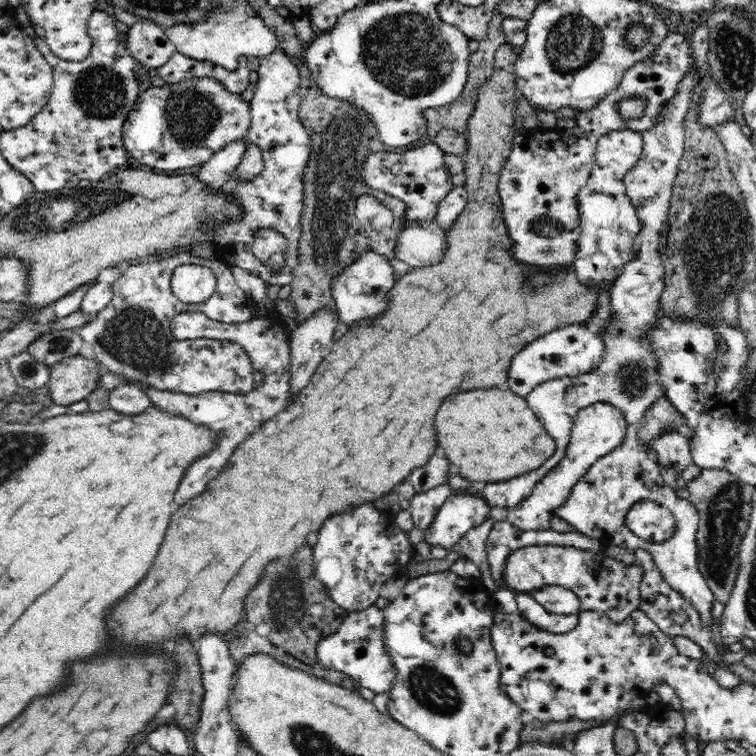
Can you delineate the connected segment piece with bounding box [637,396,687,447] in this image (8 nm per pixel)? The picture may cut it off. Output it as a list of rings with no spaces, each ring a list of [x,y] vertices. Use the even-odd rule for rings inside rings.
[[[664,396],[652,402],[652,406],[646,410],[637,430],[637,437],[643,447],[645,443],[652,443],[654,438],[666,432],[683,431],[686,427],[682,413]]]

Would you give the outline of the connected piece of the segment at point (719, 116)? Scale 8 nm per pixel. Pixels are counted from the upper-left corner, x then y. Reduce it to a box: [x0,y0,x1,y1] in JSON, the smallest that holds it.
[699,77,734,130]

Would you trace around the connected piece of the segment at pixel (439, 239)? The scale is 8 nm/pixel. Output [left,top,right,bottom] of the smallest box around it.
[395,219,448,268]

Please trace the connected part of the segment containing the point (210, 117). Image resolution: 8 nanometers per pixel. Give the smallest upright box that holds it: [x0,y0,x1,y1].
[123,77,251,170]

